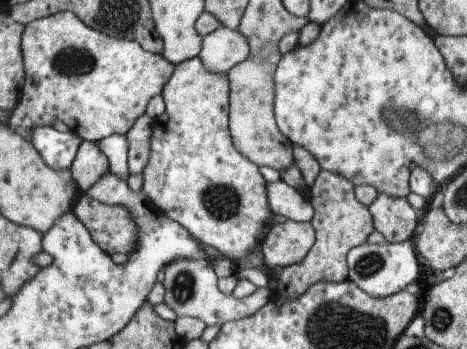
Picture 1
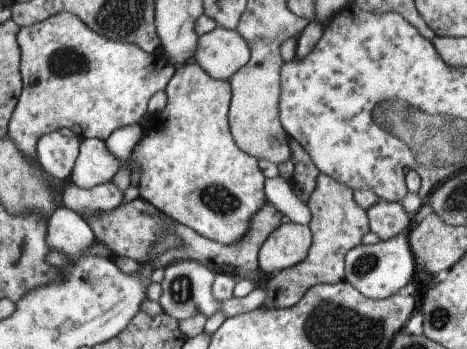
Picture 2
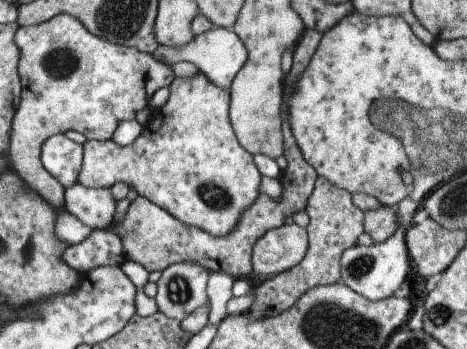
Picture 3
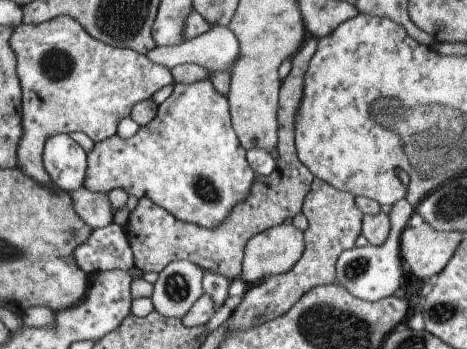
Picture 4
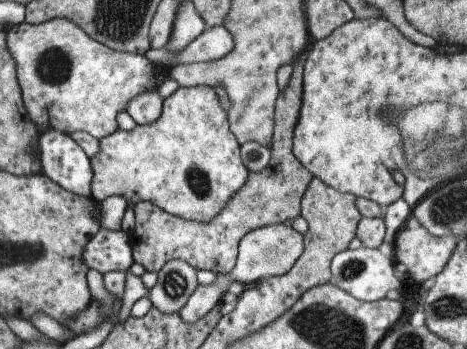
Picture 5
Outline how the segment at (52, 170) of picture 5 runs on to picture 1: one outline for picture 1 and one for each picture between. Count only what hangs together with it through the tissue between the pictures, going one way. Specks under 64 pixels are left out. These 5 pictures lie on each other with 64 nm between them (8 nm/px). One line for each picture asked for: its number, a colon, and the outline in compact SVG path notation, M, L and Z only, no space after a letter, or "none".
1: M39 124L37 128L31 128L31 144L33 148L41 154L43 162L53 168L53 170L67 170L73 160L75 154L79 150L79 146L83 144L83 140L69 132L57 132L53 130L53 126L43 126Z
2: M49 132L39 136L35 144L35 158L41 168L53 176L53 180L67 184L73 164L79 156L79 144L81 140L77 136Z
3: M63 134L51 136L41 144L41 164L63 188L77 186L81 162L83 146Z
4: M67 134L49 136L41 148L43 168L59 190L75 192L83 186L87 152Z

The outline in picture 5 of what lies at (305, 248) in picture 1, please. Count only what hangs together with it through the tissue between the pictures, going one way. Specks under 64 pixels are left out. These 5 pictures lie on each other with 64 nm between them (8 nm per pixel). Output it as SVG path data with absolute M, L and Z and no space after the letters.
M281 222L281 224L275 224L275 226L265 226L265 228L249 232L239 242L239 256L237 256L237 264L231 270L231 274L217 276L217 286L201 286L199 284L195 288L195 294L179 310L181 320L185 324L193 324L193 322L201 320L205 314L209 314L217 306L217 302L221 302L221 294L227 292L225 288L231 282L241 282L241 284L255 284L257 282L259 284L259 282L263 282L267 278L287 274L301 254L303 254L303 234L297 232L293 226L285 226Z

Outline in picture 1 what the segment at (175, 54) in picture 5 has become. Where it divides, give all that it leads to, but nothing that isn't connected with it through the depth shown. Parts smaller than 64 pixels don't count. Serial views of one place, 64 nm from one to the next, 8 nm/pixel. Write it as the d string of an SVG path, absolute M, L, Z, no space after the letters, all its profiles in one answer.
M219 26L215 32L203 36L203 46L197 58L203 66L217 74L227 74L235 64L241 64L249 56L247 38L239 30Z

